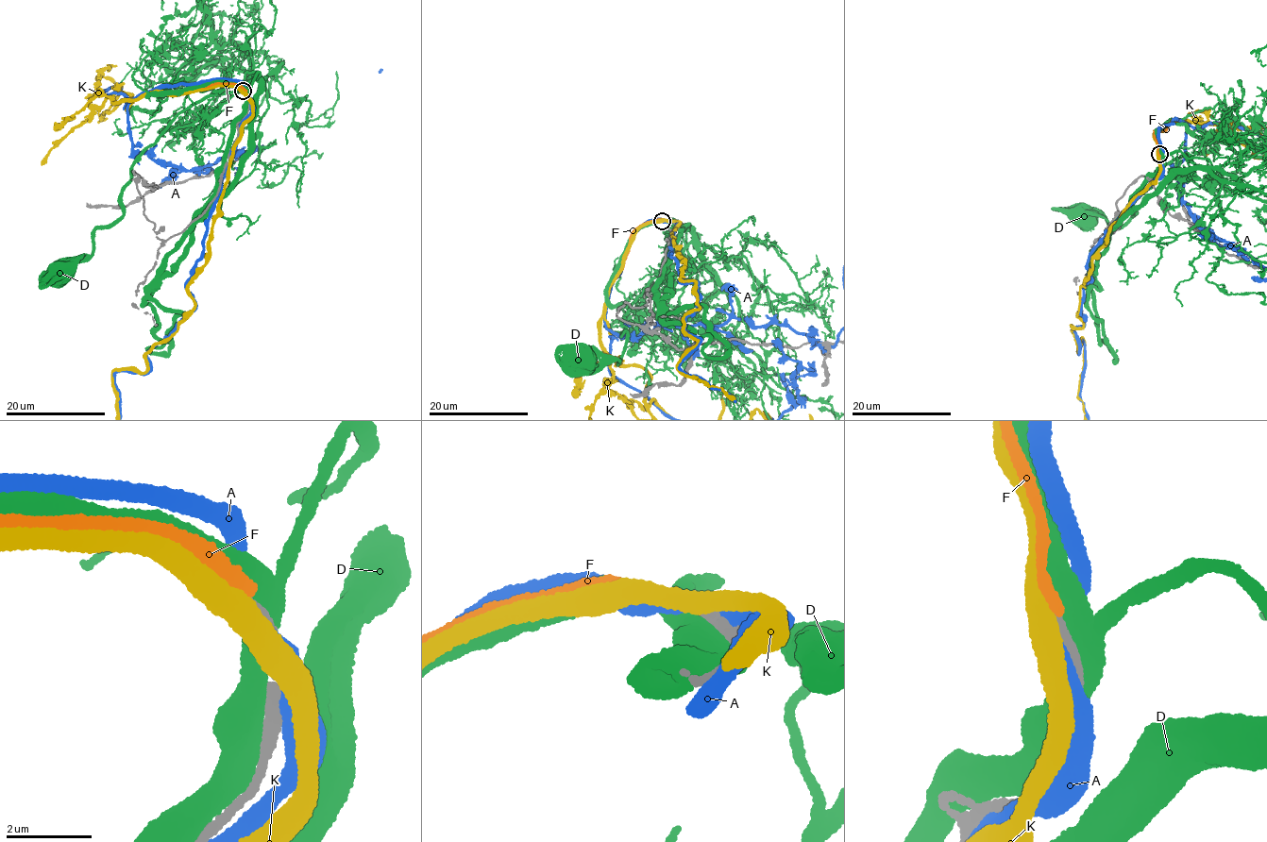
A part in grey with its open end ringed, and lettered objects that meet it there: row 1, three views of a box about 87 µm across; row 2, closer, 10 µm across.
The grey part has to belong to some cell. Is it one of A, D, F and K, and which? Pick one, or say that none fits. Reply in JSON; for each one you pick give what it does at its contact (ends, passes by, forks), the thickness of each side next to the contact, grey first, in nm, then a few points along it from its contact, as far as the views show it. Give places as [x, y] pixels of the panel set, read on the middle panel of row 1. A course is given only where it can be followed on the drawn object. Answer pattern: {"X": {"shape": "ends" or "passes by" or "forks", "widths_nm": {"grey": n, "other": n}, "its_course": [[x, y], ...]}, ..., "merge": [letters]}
{"merge": []}

